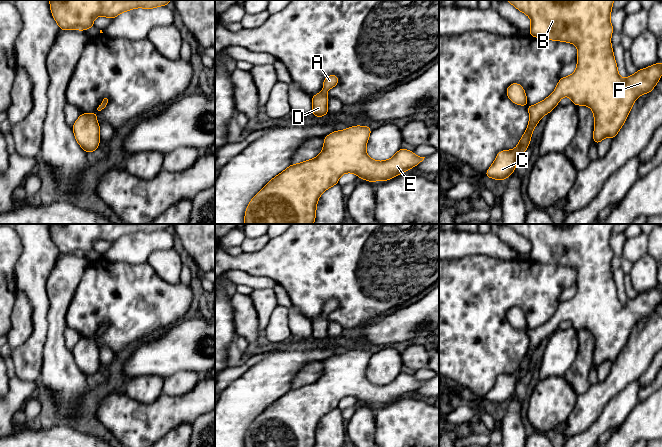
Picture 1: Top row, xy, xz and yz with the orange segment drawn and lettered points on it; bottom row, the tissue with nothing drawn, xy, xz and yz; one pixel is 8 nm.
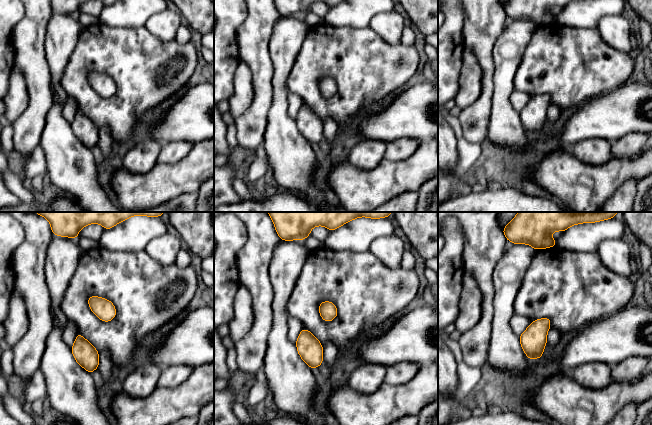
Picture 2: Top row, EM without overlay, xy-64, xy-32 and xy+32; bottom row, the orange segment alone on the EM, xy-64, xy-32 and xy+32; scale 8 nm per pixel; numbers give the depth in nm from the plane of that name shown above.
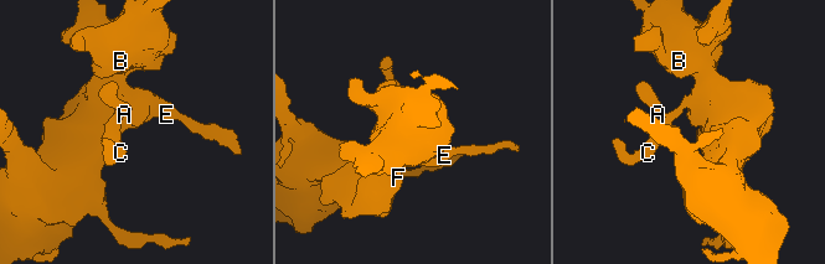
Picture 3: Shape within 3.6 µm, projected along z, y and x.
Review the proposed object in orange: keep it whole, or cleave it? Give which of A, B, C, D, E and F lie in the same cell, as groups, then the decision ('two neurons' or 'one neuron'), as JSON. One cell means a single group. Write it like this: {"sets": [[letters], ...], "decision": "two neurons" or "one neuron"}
{"sets": [["A", "B", "C", "D", "E", "F"]], "decision": "one neuron"}

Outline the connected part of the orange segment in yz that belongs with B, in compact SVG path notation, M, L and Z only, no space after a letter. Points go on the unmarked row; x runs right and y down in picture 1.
M506 224L519 235L529 240L531 250L529 258L542 264L554 264L572 267L577 270L577 291L575 296L563 302L560 302L553 317L543 325L528 331L529 348L518 366L515 373L501 374L491 391L486 395L484 400L495 404L505 404L515 395L516 387L520 380L528 373L531 359L540 345L540 343L549 338L564 320L569 320L572 327L576 330L585 329L592 333L594 338L594 357L593 364L595 368L599 368L603 362L609 361L611 364L617 359L621 351L625 347L630 334L636 323L645 317L651 317L655 309L662 300L662 288L660 286L644 293L638 293L634 299L628 299L627 303L622 303L618 298L618 291L611 270L611 258L614 252L610 246L610 237L614 224Z

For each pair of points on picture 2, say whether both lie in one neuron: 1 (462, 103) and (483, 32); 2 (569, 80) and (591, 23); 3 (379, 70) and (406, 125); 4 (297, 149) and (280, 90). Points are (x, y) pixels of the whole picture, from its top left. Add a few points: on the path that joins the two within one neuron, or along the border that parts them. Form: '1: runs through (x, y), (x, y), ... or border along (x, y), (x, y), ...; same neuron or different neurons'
1: border along (465, 48), (475, 56), (482, 70), (481, 80); different neurons
2: border along (566, 25), (596, 29); different neurons
3: border along (399, 91), (396, 92); different neurons
4: runs through (282, 134), (280, 105); same neuron

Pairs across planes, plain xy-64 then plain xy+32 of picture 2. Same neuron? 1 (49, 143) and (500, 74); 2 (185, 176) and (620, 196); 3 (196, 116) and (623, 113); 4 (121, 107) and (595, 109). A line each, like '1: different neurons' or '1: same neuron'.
1: same neuron
2: different neurons
3: same neuron
4: different neurons

